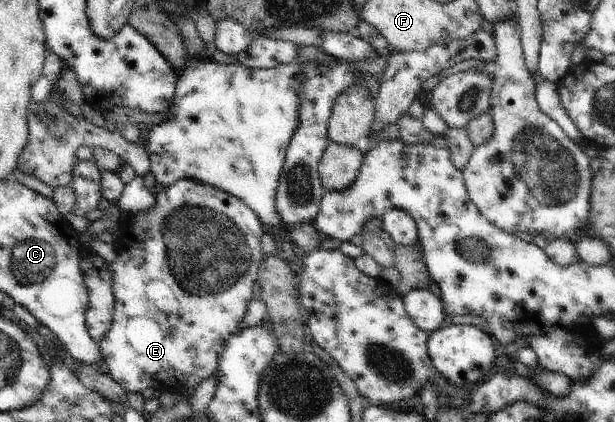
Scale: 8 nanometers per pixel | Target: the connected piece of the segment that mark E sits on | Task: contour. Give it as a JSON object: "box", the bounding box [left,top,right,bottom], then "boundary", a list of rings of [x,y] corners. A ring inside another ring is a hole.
{"box":[98,179,263,392],"boundary":[[[183,179],[168,186],[167,190],[154,194],[155,204],[153,208],[145,212],[137,212],[137,220],[133,224],[133,238],[137,240],[137,252],[123,252],[117,254],[116,259],[109,263],[109,270],[113,272],[113,296],[114,313],[111,327],[105,338],[102,338],[98,345],[101,349],[102,358],[110,370],[108,374],[117,384],[121,384],[128,392],[143,392],[145,388],[155,388],[160,392],[194,391],[204,380],[215,374],[219,366],[221,352],[225,348],[225,343],[229,337],[242,324],[243,317],[247,313],[249,302],[253,296],[253,287],[258,275],[260,262],[263,260],[261,251],[261,236],[263,236],[263,224],[260,218],[239,198],[233,194],[213,188],[209,184],[201,184],[191,179]]]}

